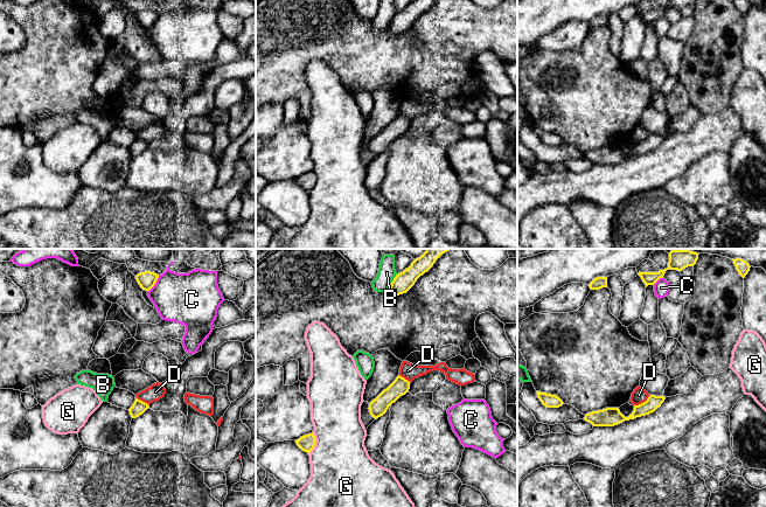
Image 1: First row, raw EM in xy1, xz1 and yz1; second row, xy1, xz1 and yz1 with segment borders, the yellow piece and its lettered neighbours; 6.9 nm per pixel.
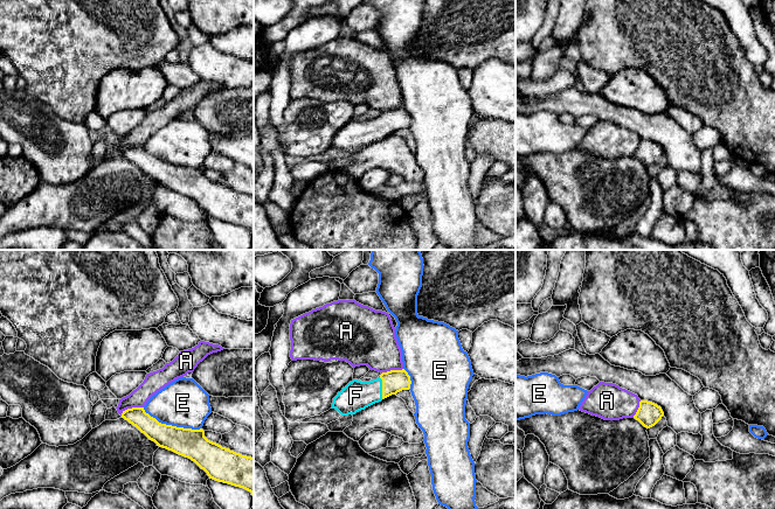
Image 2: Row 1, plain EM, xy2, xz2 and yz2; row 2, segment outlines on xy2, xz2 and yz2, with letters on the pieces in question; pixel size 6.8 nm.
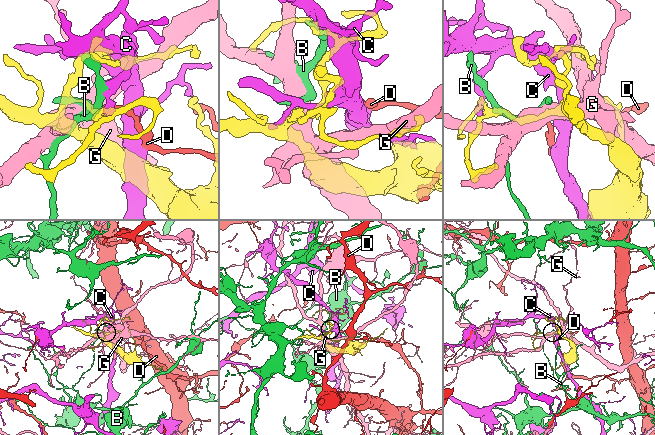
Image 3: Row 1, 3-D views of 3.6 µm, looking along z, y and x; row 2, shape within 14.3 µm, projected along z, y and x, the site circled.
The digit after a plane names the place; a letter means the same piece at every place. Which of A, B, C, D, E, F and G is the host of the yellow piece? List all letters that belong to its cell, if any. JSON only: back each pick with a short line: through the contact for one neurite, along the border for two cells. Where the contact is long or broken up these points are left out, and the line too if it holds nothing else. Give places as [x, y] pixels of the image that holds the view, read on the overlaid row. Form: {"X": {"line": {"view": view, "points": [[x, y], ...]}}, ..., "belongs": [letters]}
{"F": {"line": {"view": "xz2", "points": [[394, 381], [382, 388], [355, 396]]}}, "belongs": ["F"]}

